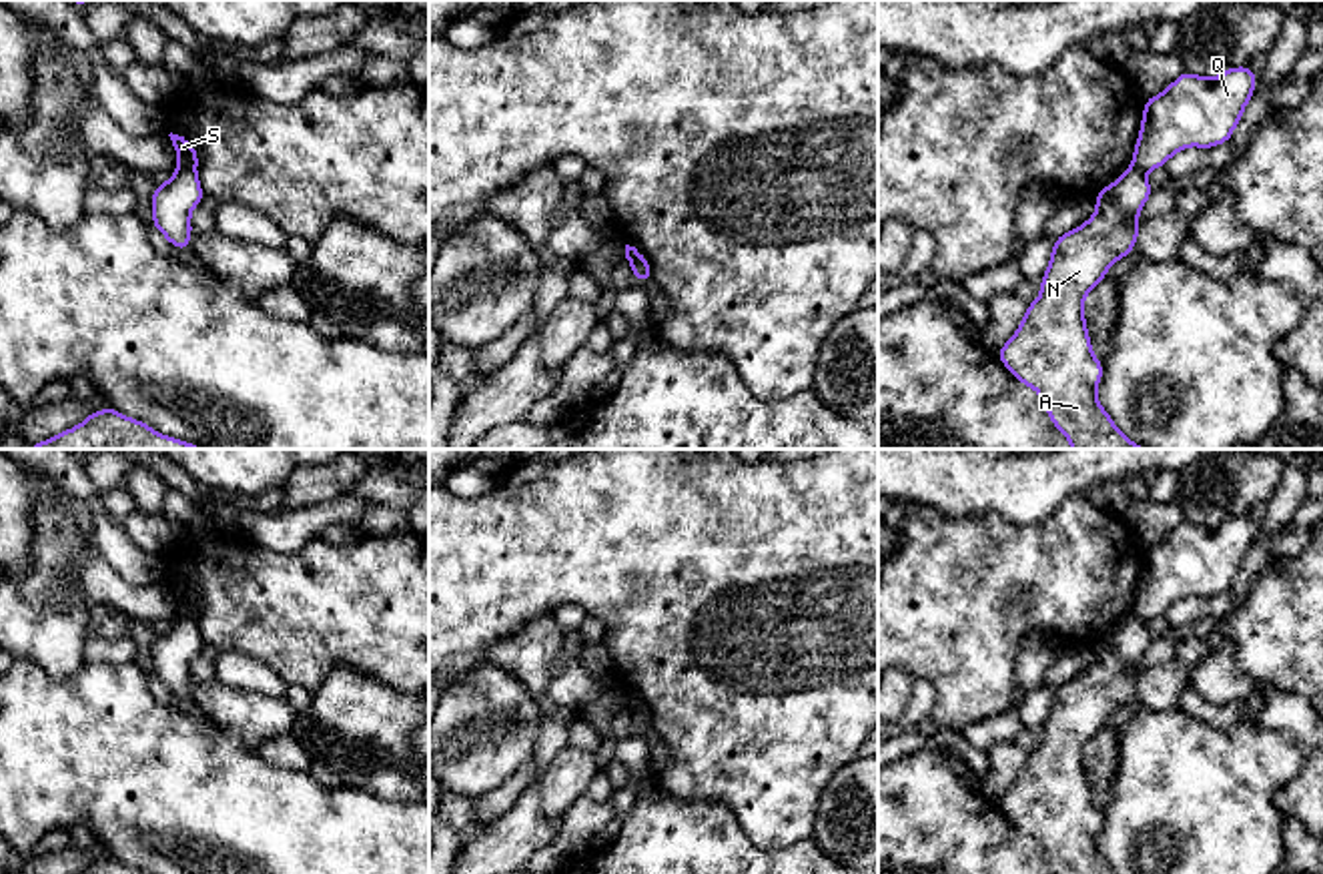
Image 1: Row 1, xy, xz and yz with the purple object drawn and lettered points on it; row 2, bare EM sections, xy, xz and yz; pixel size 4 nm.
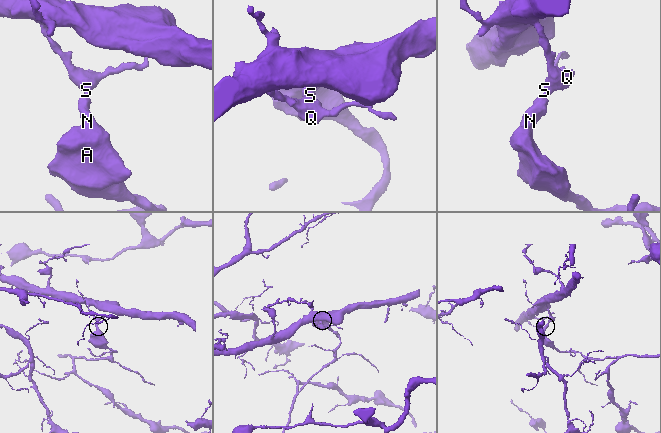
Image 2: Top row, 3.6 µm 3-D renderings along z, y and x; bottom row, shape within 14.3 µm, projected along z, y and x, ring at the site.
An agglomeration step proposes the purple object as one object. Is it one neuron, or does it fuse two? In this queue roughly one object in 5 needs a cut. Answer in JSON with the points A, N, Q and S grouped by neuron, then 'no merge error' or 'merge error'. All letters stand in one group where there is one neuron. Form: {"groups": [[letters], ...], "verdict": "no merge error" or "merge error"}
{"groups": [["A", "N"], ["Q", "S"]], "verdict": "merge error"}

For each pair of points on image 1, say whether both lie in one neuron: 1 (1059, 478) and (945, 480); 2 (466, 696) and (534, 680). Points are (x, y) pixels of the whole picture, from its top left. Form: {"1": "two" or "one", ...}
{"1": "one", "2": "two"}

